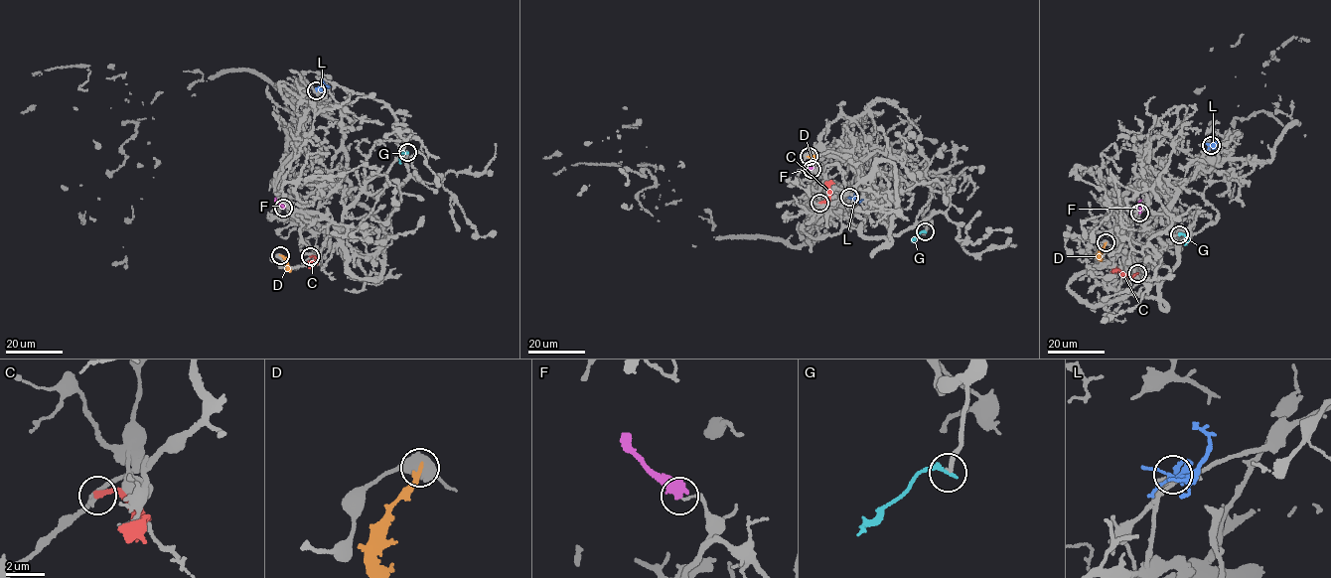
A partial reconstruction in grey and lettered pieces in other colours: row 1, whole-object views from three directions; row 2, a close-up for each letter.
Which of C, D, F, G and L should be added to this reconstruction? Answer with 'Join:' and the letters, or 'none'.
Join: none

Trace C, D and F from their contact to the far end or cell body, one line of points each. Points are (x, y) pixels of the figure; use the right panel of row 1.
C: (1137, 273), (1131, 275), (1113, 271)
D: (1105, 242), (1102, 256)
F: (1139, 213), (1140, 200)

